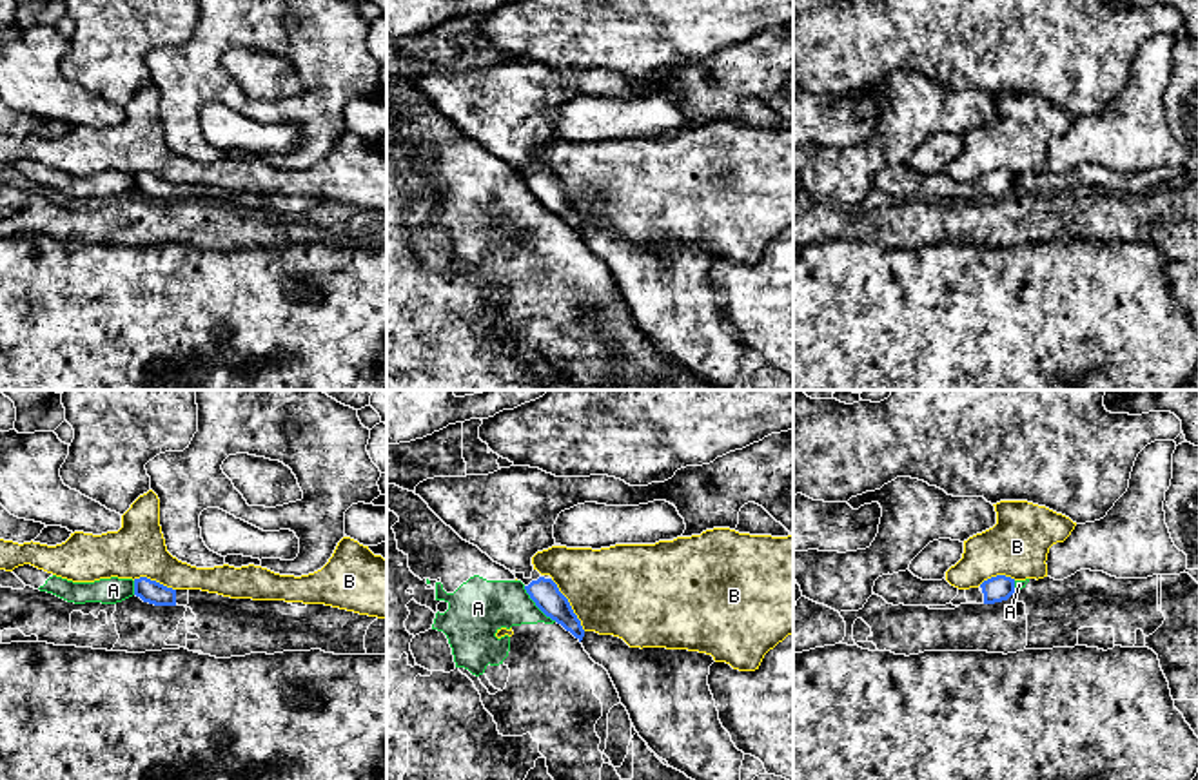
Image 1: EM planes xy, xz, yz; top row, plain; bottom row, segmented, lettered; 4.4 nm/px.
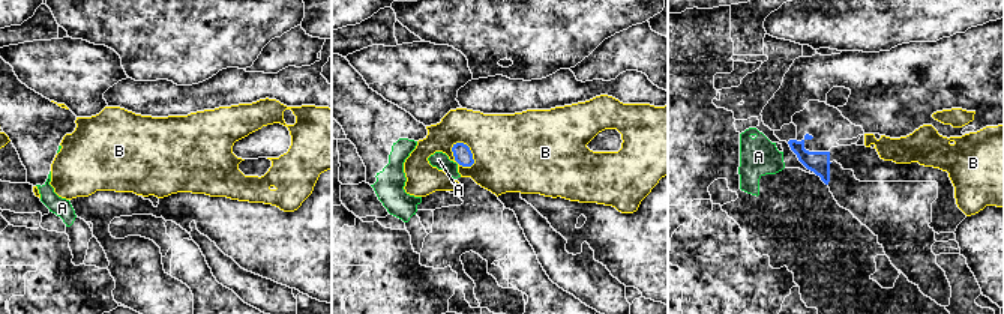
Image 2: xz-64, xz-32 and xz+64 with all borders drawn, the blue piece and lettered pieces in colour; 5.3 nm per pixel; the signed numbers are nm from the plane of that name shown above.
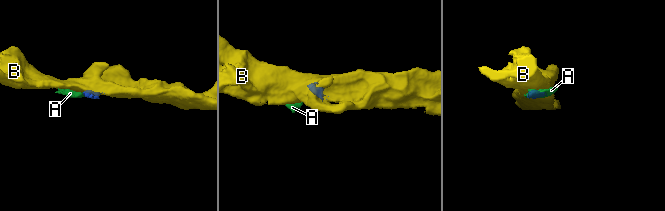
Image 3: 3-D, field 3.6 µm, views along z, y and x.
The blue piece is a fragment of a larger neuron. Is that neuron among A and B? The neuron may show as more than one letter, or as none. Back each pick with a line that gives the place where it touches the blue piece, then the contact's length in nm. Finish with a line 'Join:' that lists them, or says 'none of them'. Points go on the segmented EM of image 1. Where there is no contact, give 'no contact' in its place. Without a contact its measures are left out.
Join: none of them

